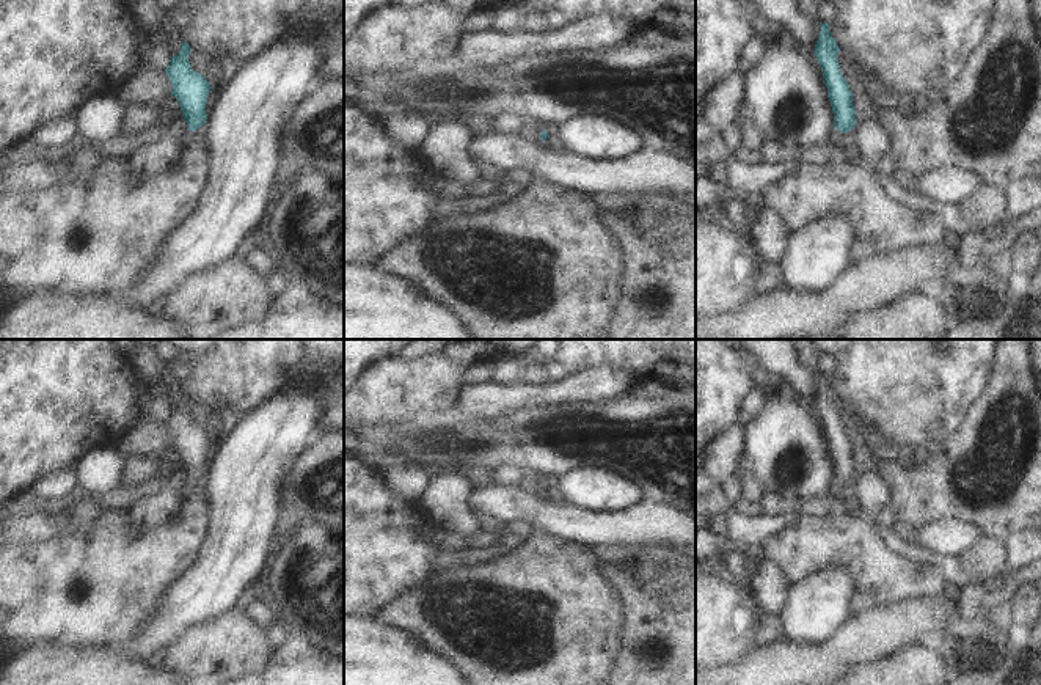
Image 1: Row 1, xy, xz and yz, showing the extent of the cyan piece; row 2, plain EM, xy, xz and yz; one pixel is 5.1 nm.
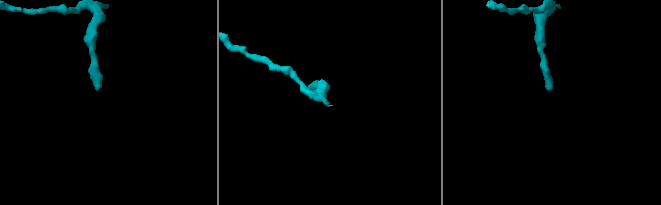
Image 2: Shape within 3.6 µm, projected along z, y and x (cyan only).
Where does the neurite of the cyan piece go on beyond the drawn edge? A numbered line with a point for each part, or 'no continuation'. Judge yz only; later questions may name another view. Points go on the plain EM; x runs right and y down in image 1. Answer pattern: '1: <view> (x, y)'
1: yz (836, 489)

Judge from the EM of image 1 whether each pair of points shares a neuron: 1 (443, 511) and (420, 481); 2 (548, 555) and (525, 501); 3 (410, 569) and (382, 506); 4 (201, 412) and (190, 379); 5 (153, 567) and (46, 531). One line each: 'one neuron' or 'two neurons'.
1: two neurons
2: two neurons
3: one neuron
4: two neurons
5: two neurons

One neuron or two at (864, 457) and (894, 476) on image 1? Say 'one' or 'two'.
one

